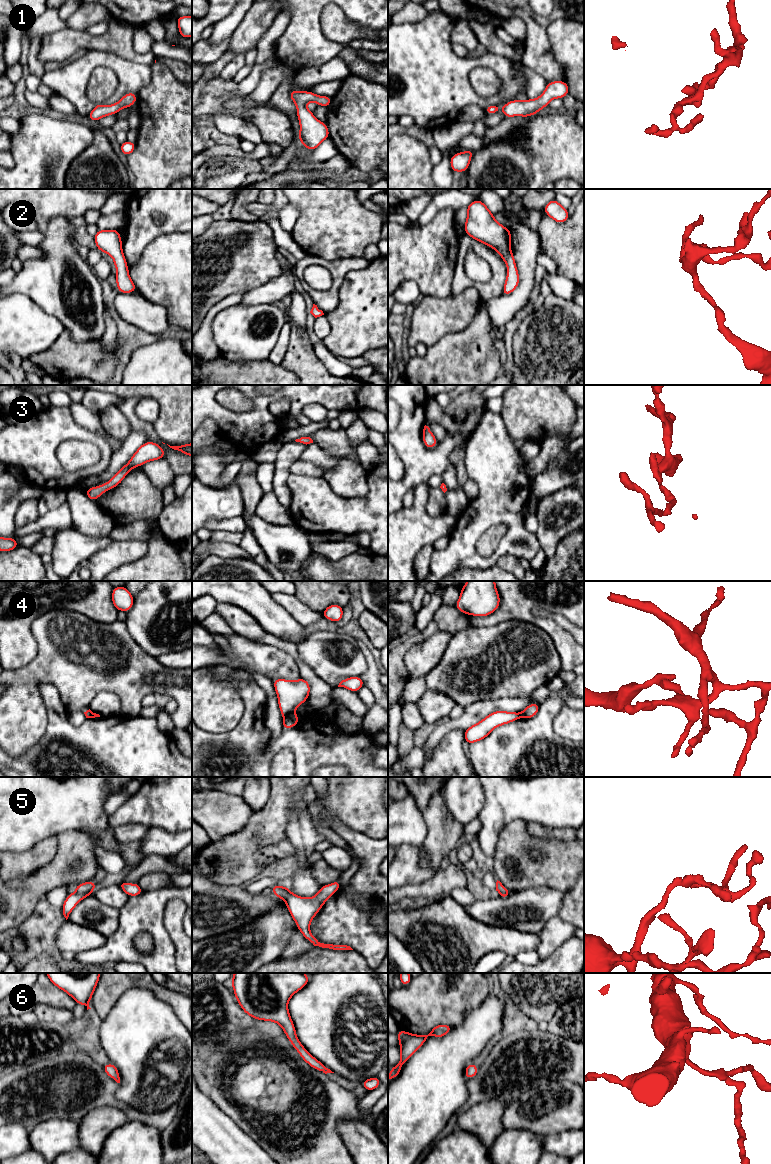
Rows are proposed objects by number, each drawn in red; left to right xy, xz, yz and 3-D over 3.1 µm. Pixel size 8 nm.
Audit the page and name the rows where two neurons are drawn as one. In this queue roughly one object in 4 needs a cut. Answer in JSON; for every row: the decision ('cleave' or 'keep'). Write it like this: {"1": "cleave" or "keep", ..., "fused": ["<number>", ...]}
{"1": "keep", "2": "keep", "3": "keep", "4": "cleave", "5": "keep", "6": "keep", "fused": ["4"]}

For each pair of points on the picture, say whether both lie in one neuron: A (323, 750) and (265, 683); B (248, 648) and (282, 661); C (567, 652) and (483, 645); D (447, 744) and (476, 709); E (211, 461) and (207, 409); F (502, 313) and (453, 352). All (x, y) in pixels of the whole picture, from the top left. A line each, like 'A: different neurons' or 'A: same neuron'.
A: different neurons
B: same neuron
C: different neurons
D: different neurons
E: different neurons
F: different neurons

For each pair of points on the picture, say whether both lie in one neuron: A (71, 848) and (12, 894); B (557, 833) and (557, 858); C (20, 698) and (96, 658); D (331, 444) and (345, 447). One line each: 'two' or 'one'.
A: one
B: two
C: one
D: one

